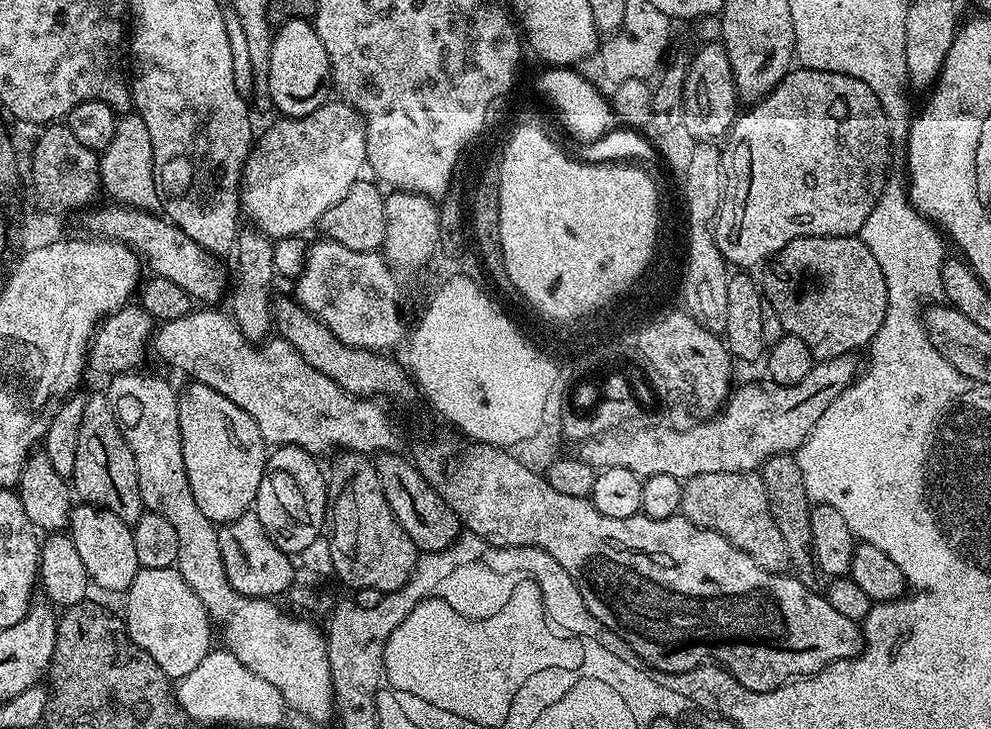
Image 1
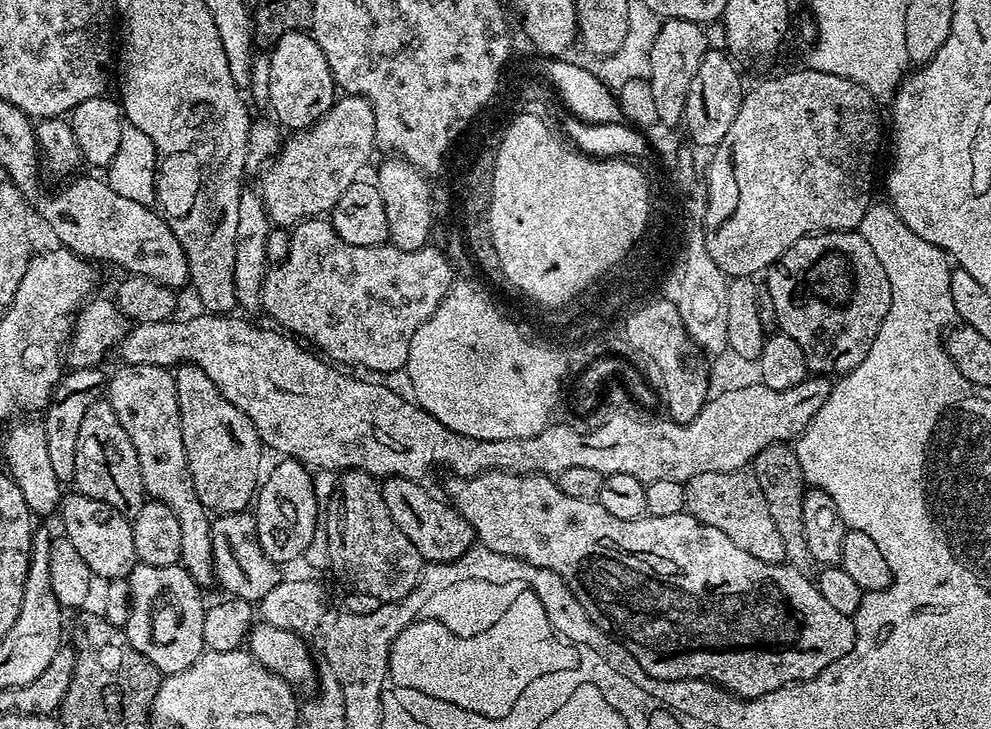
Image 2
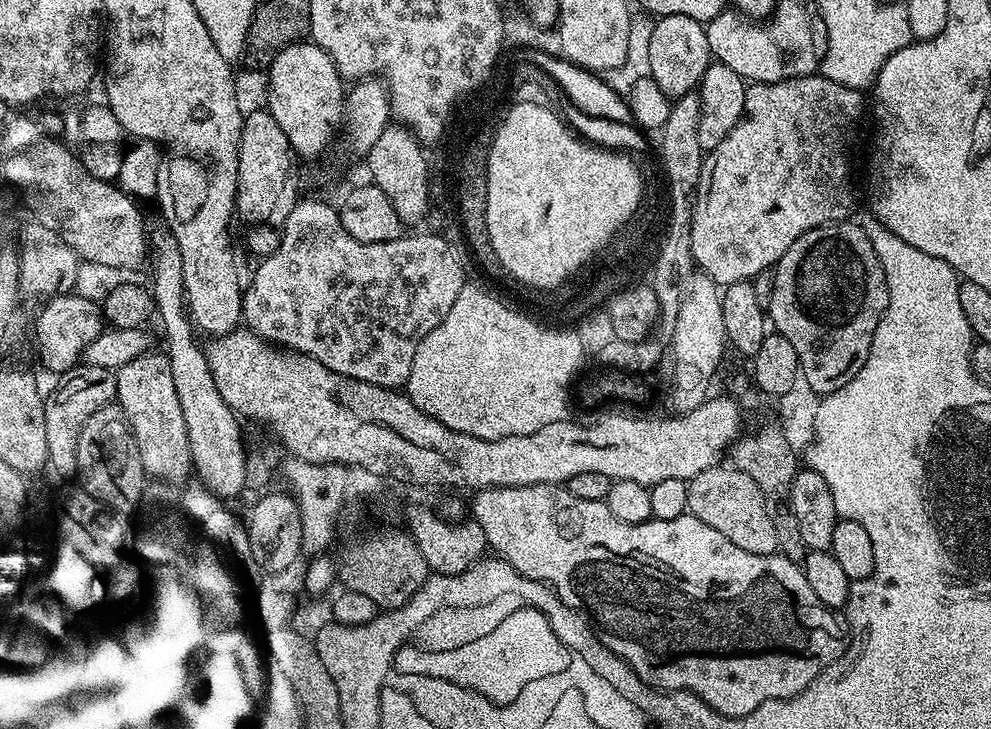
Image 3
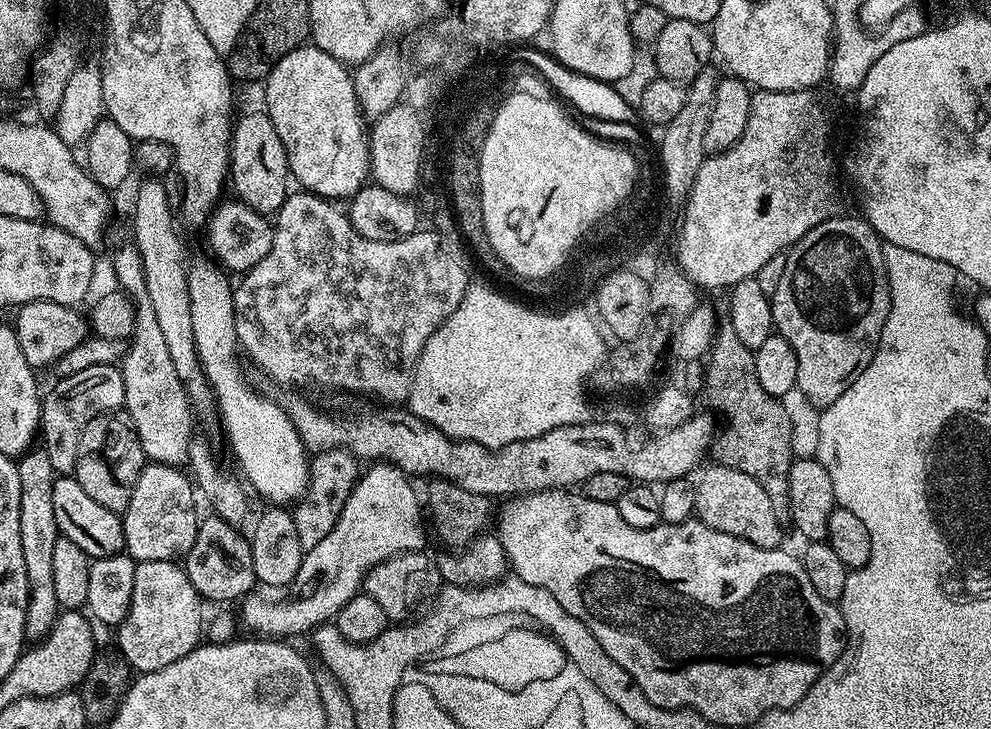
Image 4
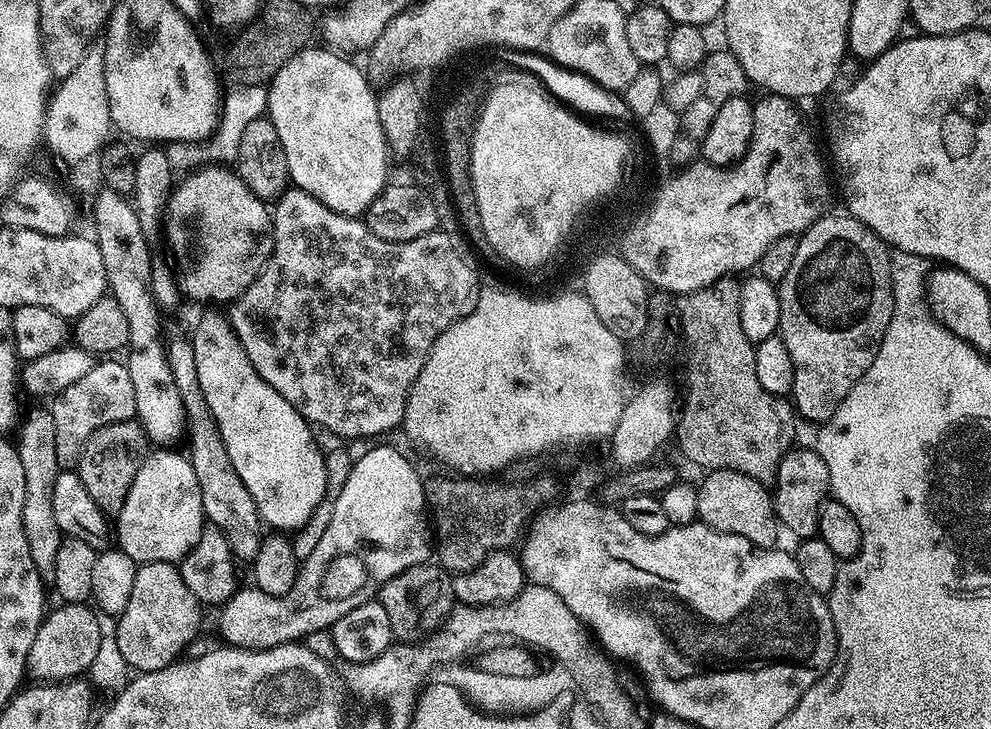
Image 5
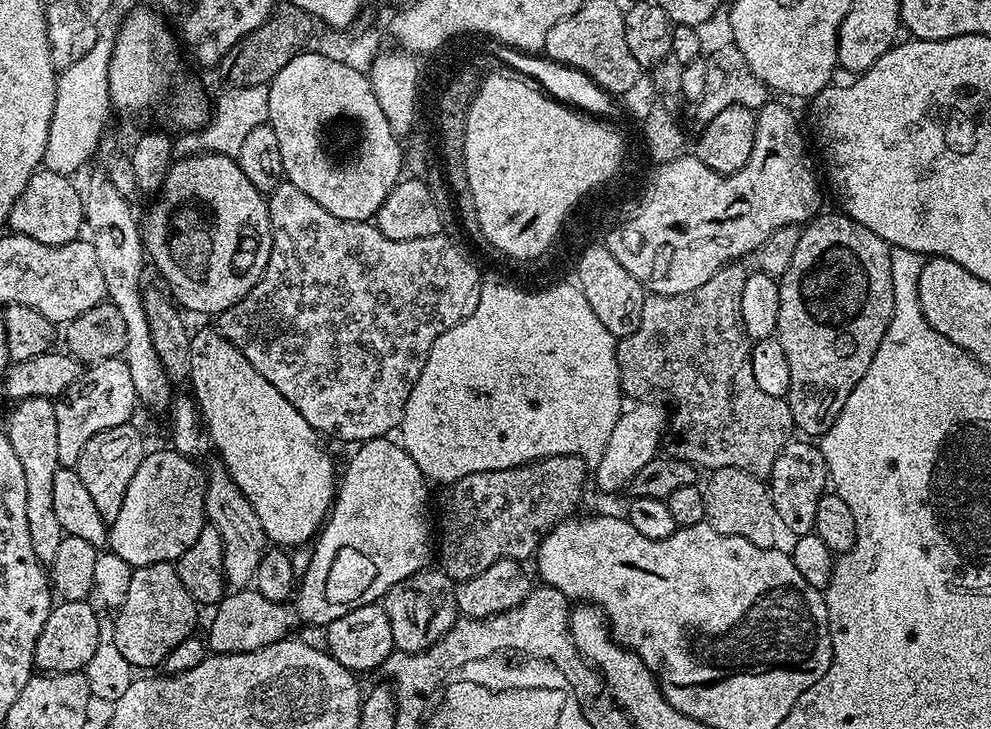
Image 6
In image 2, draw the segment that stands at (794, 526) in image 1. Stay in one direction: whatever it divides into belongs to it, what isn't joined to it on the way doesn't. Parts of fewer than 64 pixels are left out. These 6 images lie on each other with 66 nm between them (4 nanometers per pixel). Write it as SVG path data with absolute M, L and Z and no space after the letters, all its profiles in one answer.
M791 443L766 446L766 450L753 458L750 471L756 477L758 486L762 486L762 498L766 498L766 506L770 506L770 518L774 518L774 527L782 537L782 546L786 546L785 561L800 572L811 573L814 561L806 546L806 529L802 527L802 498L806 481L795 447Z

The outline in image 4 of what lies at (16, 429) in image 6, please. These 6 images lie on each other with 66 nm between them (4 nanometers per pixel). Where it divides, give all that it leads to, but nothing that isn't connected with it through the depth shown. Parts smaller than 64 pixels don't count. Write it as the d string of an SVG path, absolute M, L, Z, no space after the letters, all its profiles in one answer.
M36 446L24 453L18 460L18 478L22 482L22 506L18 510L18 527L22 530L22 558L26 562L28 575L28 636L43 638L47 636L61 611L58 598L54 594L54 542L61 536L58 522L54 522L54 482L56 481L54 466L50 466L50 458L43 447Z

